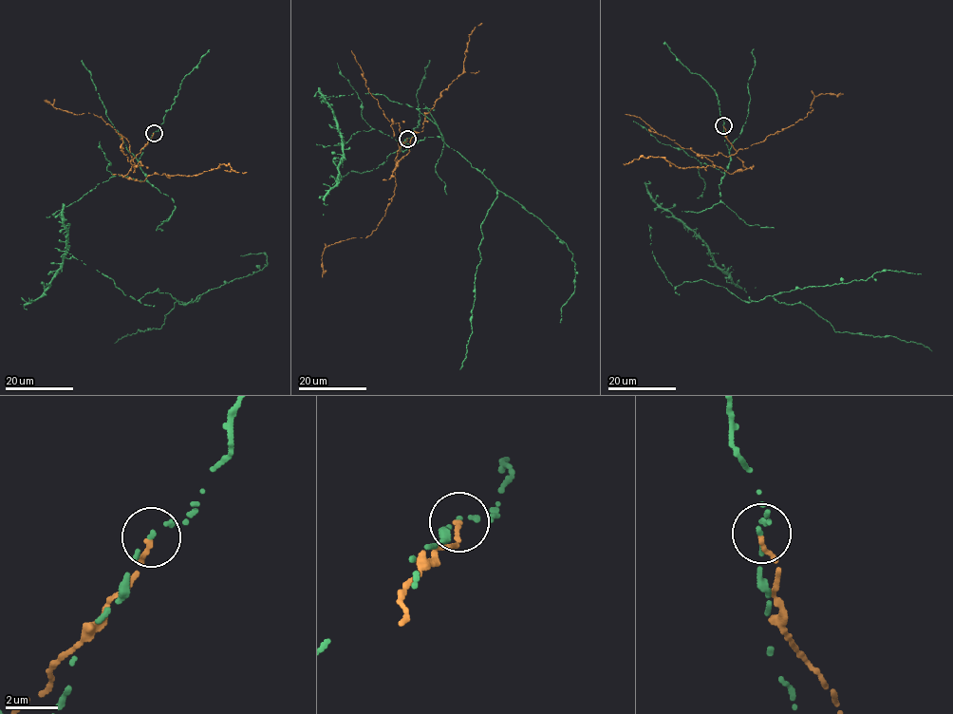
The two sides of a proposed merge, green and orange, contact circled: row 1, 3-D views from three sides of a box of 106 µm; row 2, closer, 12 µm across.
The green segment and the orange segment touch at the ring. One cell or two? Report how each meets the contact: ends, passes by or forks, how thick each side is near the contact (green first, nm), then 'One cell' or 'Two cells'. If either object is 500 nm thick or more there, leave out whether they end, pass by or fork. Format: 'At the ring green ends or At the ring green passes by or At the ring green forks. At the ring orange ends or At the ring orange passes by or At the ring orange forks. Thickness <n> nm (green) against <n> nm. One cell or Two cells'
At the ring green ends. At the ring orange ends. Thickness 170 nm (green) against 180 nm. Two cells

